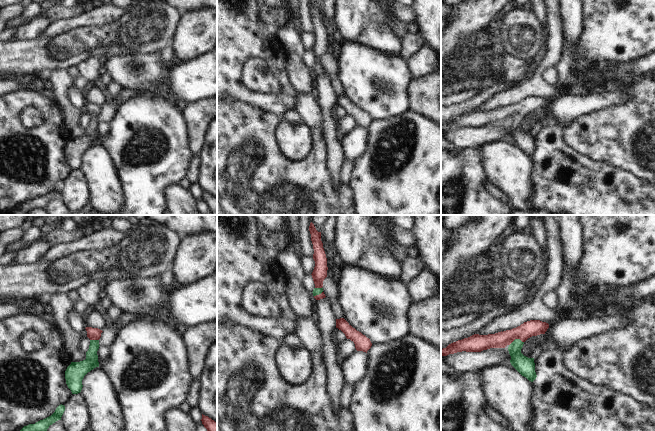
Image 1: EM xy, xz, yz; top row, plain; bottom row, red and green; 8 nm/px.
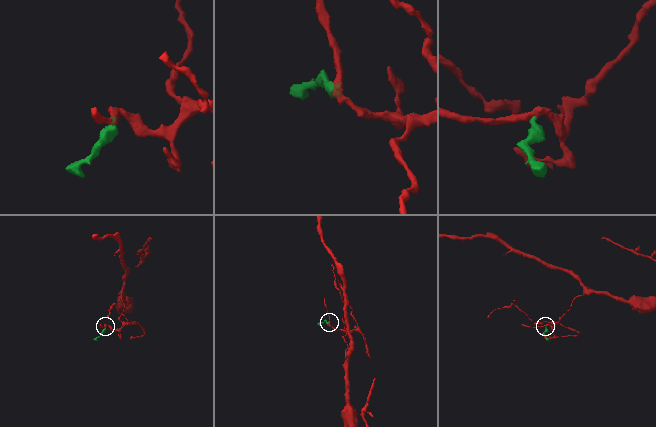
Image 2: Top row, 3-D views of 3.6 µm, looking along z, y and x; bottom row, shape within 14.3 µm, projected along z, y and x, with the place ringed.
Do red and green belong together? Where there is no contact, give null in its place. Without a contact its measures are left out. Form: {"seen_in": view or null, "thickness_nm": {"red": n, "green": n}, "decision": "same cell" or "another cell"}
{"seen_in": "yz", "thickness_nm": {"red": 130, "green": 150}, "decision": "same cell"}

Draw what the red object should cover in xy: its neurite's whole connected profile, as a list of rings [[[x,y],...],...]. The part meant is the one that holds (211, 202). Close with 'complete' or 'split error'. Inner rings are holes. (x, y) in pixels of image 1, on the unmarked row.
[[[203,190],[201,197],[204,203],[207,205],[210,215],[217,215],[217,199]]] | complete

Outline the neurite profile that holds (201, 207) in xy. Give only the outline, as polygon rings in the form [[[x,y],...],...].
[[[202,198],[195,199],[195,208],[201,215],[210,215],[209,209]]]

